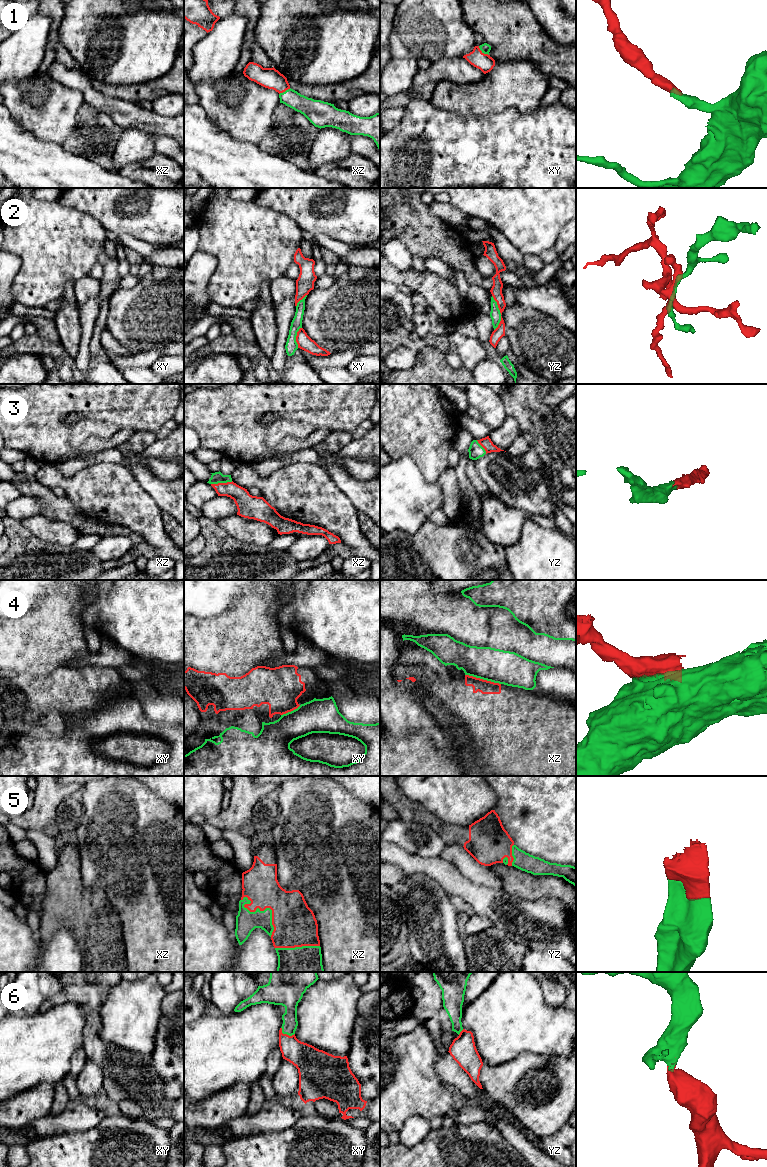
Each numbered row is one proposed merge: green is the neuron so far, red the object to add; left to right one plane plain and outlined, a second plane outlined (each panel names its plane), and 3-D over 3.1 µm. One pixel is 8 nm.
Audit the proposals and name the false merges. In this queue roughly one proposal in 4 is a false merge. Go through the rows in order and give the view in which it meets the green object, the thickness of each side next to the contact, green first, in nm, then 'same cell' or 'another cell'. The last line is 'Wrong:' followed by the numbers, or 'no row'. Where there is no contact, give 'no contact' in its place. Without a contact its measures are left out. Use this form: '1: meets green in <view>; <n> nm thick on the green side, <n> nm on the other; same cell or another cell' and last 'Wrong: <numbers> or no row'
1: meets green in xy; 80 nm thick on the green side, 140 nm on the other; same cell
2: meets green in xy; 100 nm thick on the green side, 120 nm on the other; another cell
3: meets green in xz; 90 nm thick on the green side, 150 nm on the other; same cell
4: meets green in xz; 280 nm thick on the green side, 110 nm on the other; another cell
5: meets green in xz; 170 nm thick on the green side, 340 nm on the other; same cell
6: meets green in xy; 120 nm thick on the green side, 220 nm on the other; same cell
Wrong: 2, 4

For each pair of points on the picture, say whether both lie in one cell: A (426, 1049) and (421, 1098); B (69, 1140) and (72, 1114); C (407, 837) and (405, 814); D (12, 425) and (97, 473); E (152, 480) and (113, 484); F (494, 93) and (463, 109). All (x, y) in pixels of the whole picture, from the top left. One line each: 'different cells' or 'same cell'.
A: same cell
B: different cells
C: different cells
D: different cells
E: different cells
F: same cell

